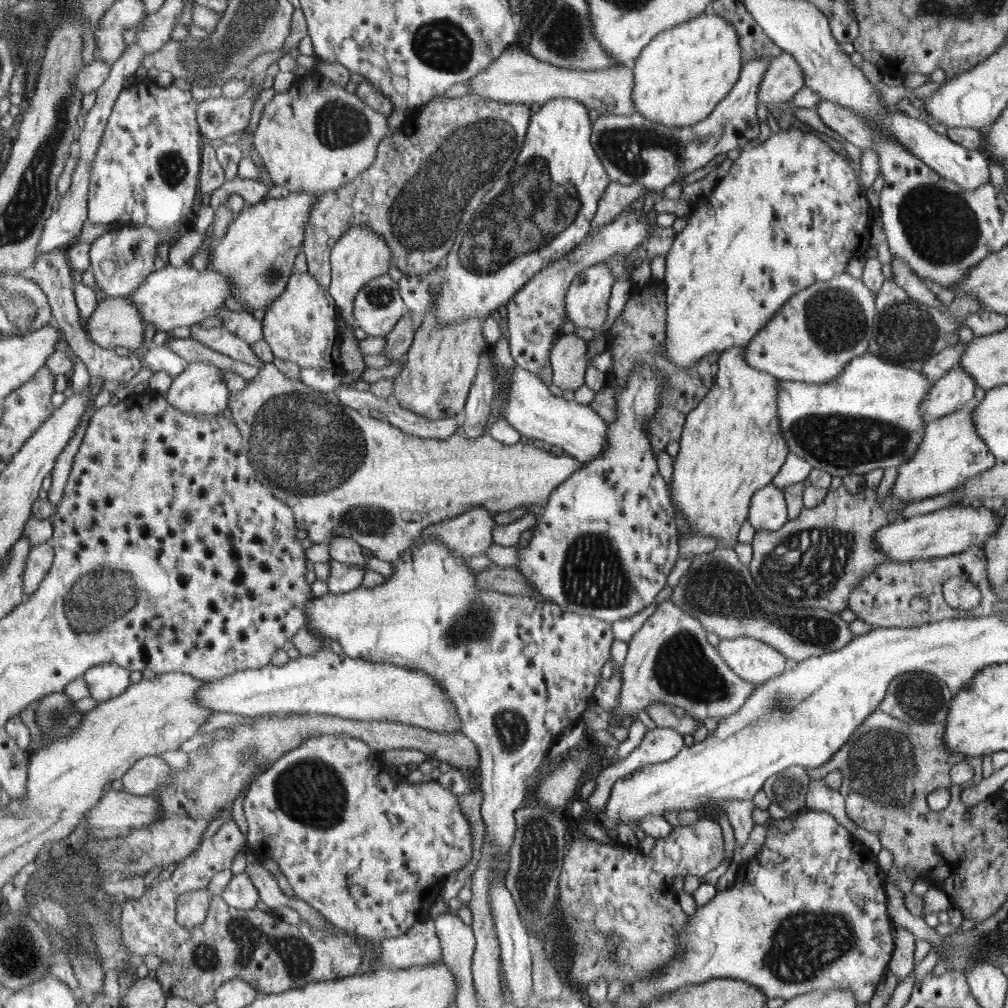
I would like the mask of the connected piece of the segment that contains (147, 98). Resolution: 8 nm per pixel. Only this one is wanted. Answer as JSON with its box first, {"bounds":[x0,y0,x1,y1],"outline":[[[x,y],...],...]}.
{"bounds":[87,84,202,231],"outline":[[[134,84],[130,88],[122,89],[116,104],[112,107],[112,114],[108,117],[108,123],[104,127],[104,133],[100,137],[100,145],[96,149],[96,157],[92,161],[92,169],[90,169],[90,185],[88,185],[88,212],[87,219],[94,224],[112,224],[123,222],[132,222],[135,226],[146,225],[154,231],[164,231],[176,226],[184,220],[184,216],[188,216],[192,212],[192,206],[196,202],[198,196],[198,172],[200,170],[200,154],[202,154],[202,144],[200,144],[200,126],[196,120],[196,100],[190,96],[190,92],[184,92],[180,88],[168,86],[159,88],[157,84]]]}

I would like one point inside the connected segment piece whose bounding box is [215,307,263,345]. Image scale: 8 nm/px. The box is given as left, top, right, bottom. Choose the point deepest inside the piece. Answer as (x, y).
(243, 325)

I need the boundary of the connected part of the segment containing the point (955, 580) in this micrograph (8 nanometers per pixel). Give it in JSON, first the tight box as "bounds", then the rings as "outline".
{"bounds":[942,575,982,613],"outline":[[[956,575],[944,581],[942,592],[945,601],[958,610],[959,613],[978,607],[980,599],[982,599],[980,590],[976,588],[975,584],[964,577],[957,577]]]}

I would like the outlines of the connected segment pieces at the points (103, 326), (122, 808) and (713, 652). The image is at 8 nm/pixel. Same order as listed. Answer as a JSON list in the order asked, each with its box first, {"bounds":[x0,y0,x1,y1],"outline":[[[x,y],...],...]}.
[{"bounds":[83,296,144,351],"outline":[[[106,296],[92,317],[84,320],[83,330],[98,346],[111,350],[125,346],[135,351],[143,341],[144,319],[141,315],[142,312],[130,303],[129,296]]]},{"bounds":[84,789,161,838],"outline":[[[110,789],[101,795],[101,801],[85,814],[84,819],[92,824],[96,836],[110,838],[152,825],[161,820],[161,811],[152,796],[136,796]]]},{"bounds":[611,599,758,720],"outline":[[[671,599],[657,605],[656,611],[632,636],[631,642],[627,643],[628,652],[621,669],[623,679],[620,699],[618,699],[618,707],[611,710],[612,716],[620,716],[622,720],[622,717],[636,715],[654,702],[670,704],[677,710],[681,710],[681,713],[690,715],[696,720],[720,719],[737,713],[758,685],[746,681],[725,663],[718,648],[708,642],[706,632],[700,619],[694,618],[692,614],[686,614],[686,610],[682,610]]]}]

